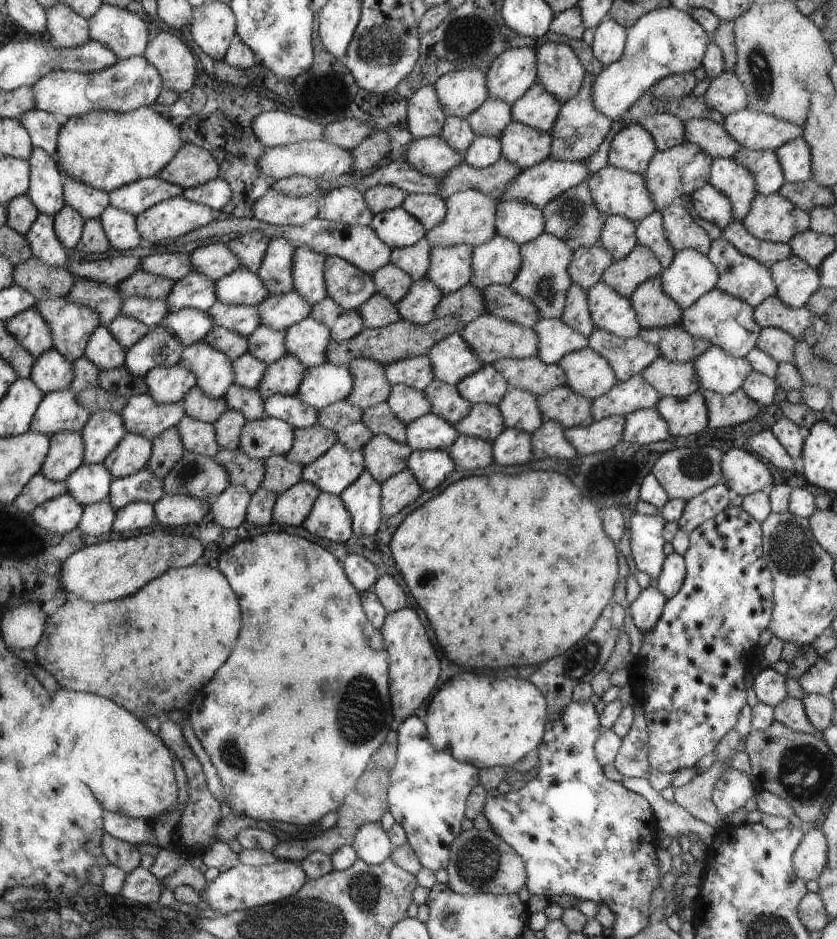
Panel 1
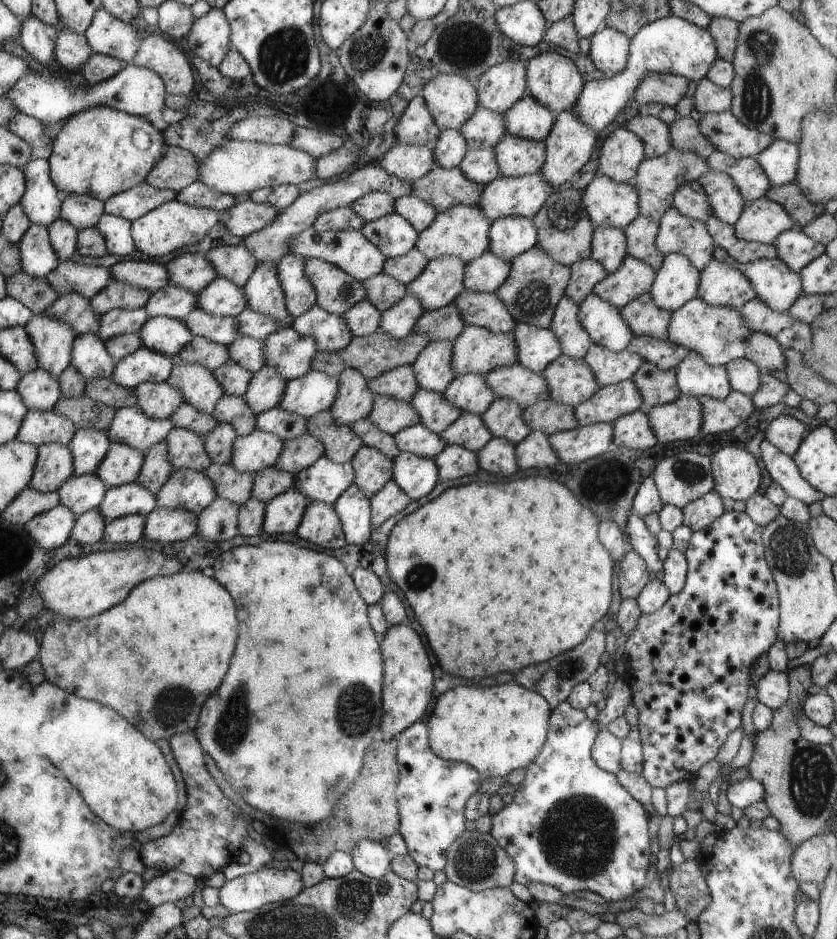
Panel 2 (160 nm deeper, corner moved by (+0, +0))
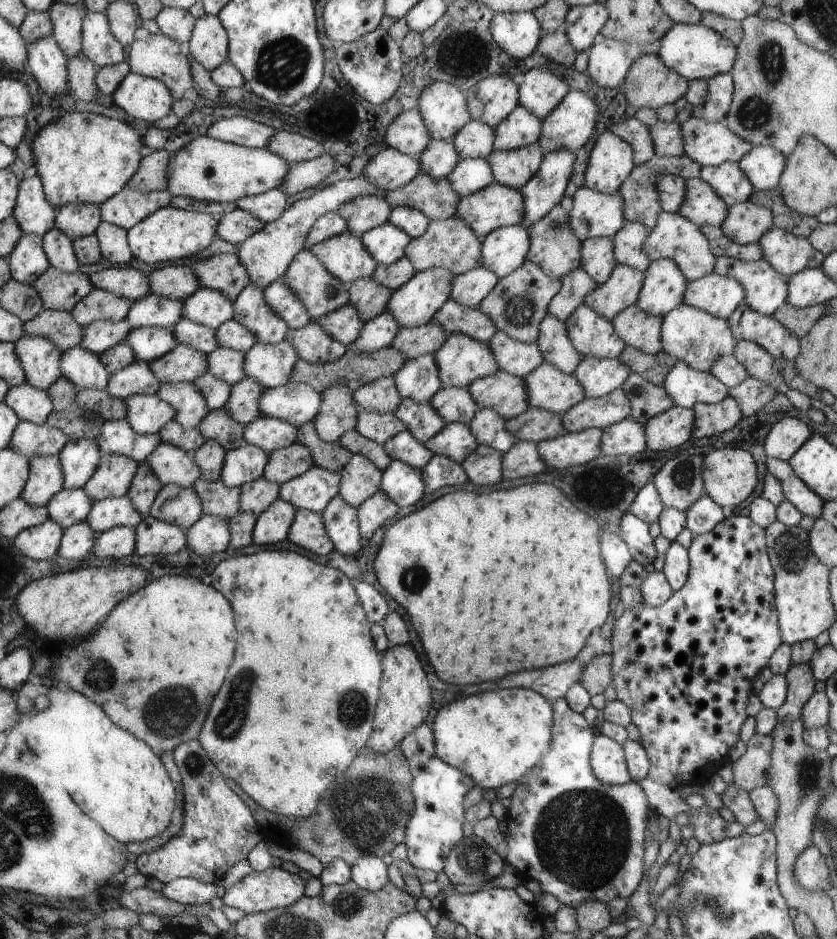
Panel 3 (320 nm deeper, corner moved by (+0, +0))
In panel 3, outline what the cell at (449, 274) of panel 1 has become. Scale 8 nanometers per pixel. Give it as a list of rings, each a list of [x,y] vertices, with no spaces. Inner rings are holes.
[[[432,267],[427,271],[416,273],[404,286],[393,291],[385,311],[391,314],[400,327],[413,329],[424,326],[432,321],[443,304],[448,302],[455,278],[454,273],[442,267]]]

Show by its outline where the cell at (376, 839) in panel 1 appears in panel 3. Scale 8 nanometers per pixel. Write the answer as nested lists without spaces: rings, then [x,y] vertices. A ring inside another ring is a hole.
[[[364,855],[351,866],[351,879],[366,892],[376,892],[389,881],[387,868],[382,858]]]

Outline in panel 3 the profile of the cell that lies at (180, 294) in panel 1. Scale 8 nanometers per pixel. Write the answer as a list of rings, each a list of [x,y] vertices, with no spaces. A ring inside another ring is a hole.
[[[149,292],[134,303],[127,319],[132,330],[142,327],[171,329],[183,318],[182,309],[182,302]]]

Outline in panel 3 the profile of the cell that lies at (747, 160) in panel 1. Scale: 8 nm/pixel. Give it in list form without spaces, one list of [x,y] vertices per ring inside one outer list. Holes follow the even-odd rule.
[[[726,161],[717,167],[703,167],[699,178],[708,182],[728,207],[748,201],[755,191],[737,162]]]

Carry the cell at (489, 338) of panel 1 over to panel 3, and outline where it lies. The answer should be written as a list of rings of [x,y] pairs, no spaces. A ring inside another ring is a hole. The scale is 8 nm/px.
[[[450,334],[450,338],[434,354],[444,388],[466,389],[476,379],[496,374],[499,370],[492,348],[465,334]]]

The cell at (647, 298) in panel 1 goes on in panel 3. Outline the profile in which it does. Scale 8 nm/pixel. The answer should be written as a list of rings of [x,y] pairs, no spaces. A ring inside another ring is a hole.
[[[638,304],[625,308],[612,321],[625,346],[641,350],[649,355],[663,350],[663,317],[645,313]]]

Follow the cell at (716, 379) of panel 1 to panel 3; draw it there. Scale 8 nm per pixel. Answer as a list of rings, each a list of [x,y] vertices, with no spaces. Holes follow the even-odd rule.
[[[682,361],[670,369],[662,386],[674,401],[674,406],[685,409],[693,409],[695,403],[719,403],[728,397],[727,386],[711,371],[700,372]]]

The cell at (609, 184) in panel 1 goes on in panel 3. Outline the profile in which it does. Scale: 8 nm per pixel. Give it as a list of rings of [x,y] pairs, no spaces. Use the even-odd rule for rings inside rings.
[[[581,186],[572,200],[570,228],[582,242],[594,237],[613,237],[627,223],[623,215],[626,202],[619,192],[599,193]]]

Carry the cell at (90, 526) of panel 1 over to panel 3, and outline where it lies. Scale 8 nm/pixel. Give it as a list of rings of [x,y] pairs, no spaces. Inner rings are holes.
[[[86,521],[73,524],[65,530],[57,554],[69,561],[87,558],[94,548],[96,538],[96,532]]]

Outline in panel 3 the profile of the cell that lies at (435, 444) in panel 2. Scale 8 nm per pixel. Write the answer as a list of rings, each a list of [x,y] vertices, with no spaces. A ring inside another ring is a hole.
[[[407,430],[398,433],[383,444],[384,450],[394,461],[402,461],[422,470],[435,454],[419,443]]]

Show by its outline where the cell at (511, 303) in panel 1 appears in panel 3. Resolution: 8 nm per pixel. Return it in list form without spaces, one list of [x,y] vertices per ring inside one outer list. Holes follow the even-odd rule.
[[[452,300],[443,304],[433,321],[450,334],[465,334],[485,345],[498,333],[496,324],[482,309],[471,309]]]

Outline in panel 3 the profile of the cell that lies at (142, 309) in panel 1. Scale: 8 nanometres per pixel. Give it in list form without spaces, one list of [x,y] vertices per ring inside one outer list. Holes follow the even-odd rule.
[[[127,318],[121,321],[95,321],[84,328],[84,340],[80,346],[100,356],[124,341],[131,331],[131,324]]]

